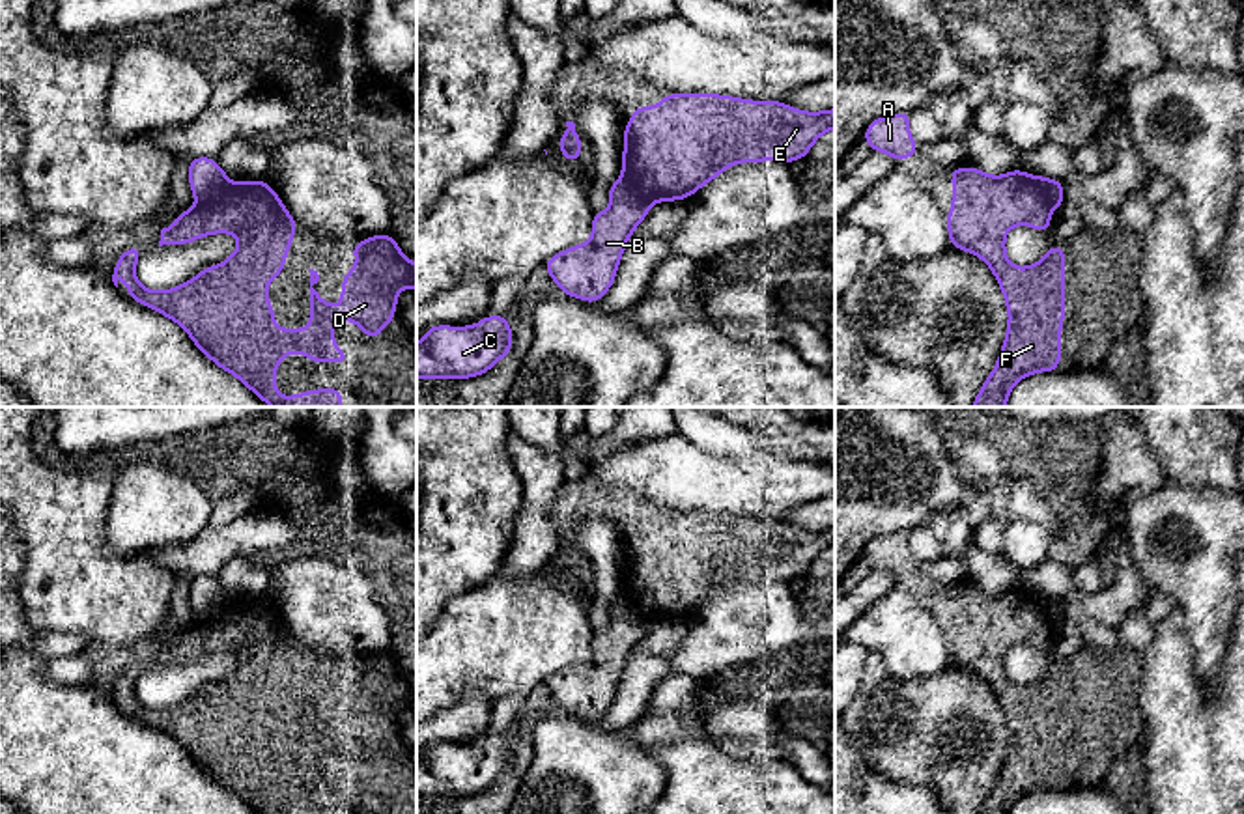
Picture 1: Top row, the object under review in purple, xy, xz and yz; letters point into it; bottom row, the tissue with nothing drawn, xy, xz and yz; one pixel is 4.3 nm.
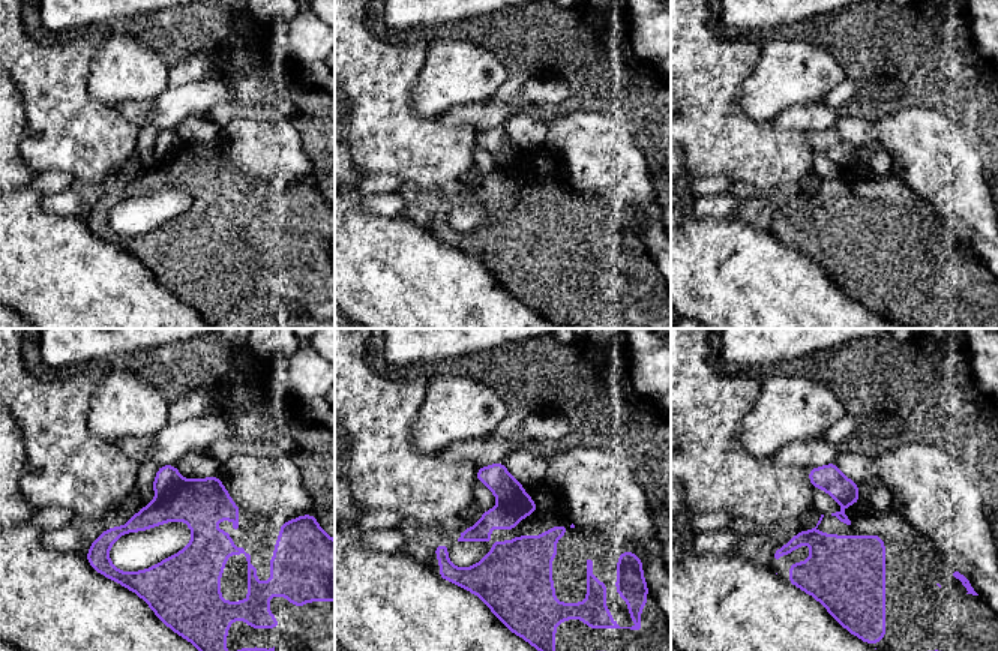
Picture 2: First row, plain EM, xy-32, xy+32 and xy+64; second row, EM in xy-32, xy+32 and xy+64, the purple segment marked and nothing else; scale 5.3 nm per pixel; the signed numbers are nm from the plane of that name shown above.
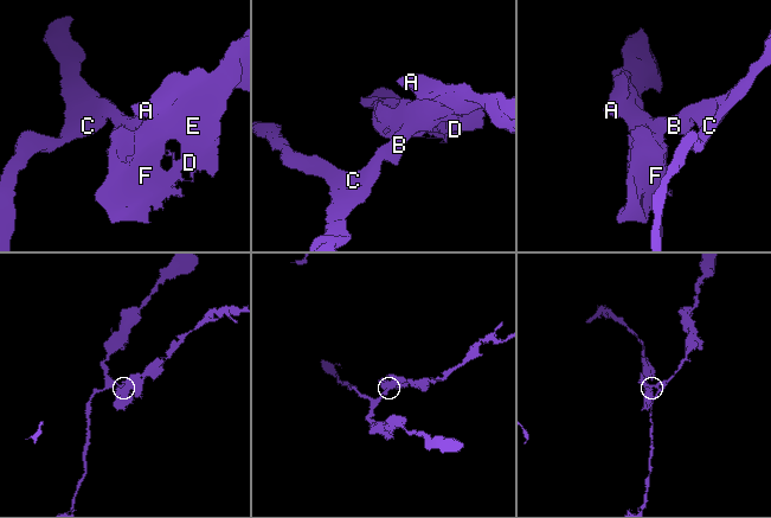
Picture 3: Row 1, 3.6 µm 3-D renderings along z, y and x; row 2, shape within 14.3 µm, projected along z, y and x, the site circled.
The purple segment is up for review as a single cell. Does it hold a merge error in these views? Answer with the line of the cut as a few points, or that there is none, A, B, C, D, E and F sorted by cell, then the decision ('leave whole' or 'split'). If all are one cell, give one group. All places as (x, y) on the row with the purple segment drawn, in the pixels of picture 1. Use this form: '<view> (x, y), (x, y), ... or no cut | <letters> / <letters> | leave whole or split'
xy (232, 183), (219, 198), (198, 204) | A D E F / B C | split

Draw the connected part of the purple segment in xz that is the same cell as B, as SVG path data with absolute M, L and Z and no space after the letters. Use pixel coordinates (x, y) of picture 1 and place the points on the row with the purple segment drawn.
M624 175L609 187L609 198L609 209L594 213L592 239L544 263L564 295L596 302L609 291L629 235L652 205L652 200Z

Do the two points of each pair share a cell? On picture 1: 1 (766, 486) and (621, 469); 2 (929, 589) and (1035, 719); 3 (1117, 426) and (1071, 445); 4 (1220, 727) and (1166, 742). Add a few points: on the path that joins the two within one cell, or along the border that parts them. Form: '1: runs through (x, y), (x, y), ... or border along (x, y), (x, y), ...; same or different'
1: runs through (731, 486), (697, 482), (673, 471), (656, 469); same
2: runs through (961, 620), (977, 637), (1003, 687); same
3: border along (1104, 426), (1108, 447), (1145, 450); different
4: runs through (1207, 740), (1179, 742); same

